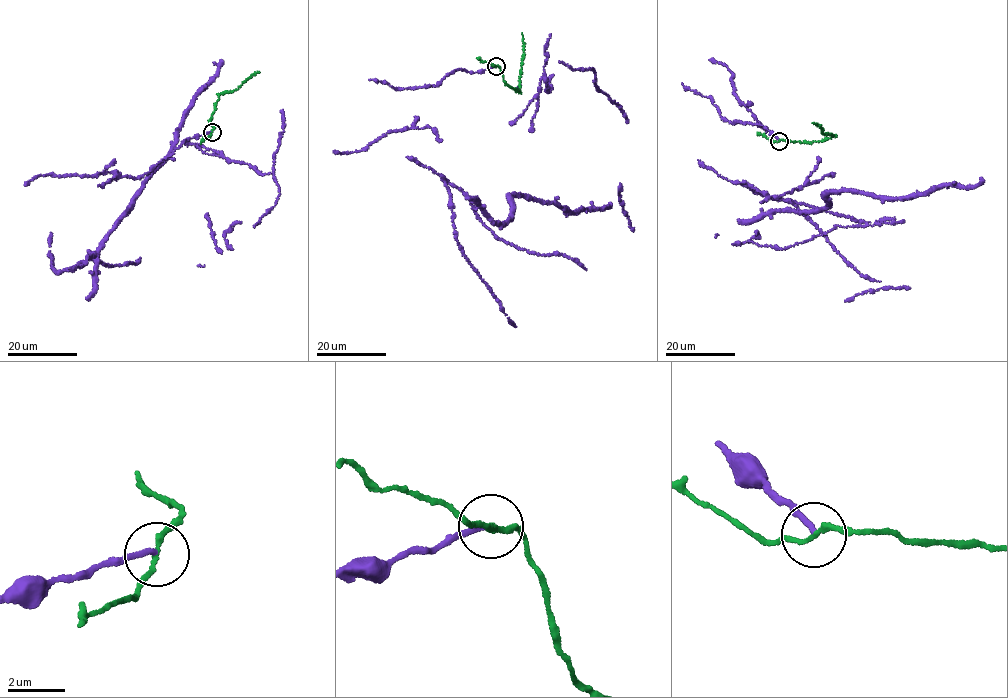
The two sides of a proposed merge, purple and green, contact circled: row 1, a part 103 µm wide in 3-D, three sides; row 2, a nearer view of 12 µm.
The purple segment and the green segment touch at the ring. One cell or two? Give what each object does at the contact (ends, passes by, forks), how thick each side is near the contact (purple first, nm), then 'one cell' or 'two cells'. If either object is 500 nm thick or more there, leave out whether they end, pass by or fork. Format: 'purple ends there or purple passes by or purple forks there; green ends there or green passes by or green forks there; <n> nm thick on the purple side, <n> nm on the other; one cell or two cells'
purple ends there; green passes by; 180 nm thick on the purple side, 180 nm on the other; two cells

